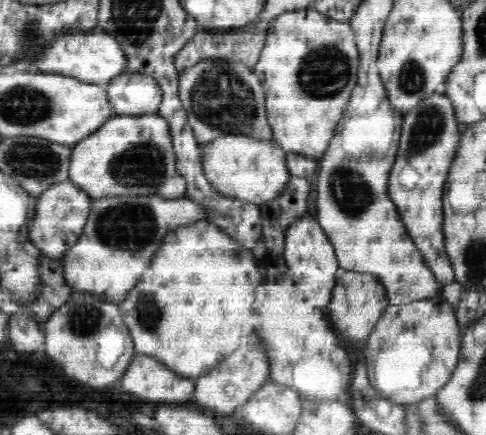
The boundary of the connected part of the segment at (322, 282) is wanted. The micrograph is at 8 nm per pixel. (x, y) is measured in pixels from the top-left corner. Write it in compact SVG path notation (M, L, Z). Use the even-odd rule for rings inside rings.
M314 218L298 219L298 224L294 228L289 228L285 234L285 248L283 260L288 270L292 272L292 278L296 284L302 284L302 288L307 288L306 296L311 300L310 304L328 305L333 296L333 288L337 284L337 277L341 272L337 263L336 249L333 247L329 236Z

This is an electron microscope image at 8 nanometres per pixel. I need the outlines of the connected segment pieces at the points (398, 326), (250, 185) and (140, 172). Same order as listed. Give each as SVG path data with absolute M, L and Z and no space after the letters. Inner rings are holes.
M442 295L411 304L388 306L385 315L380 318L374 331L366 339L366 350L364 350L365 366L378 395L391 400L393 404L412 404L433 398L450 381L458 366L462 336L457 314Z
M226 135L201 148L203 171L208 182L222 196L244 200L259 206L276 199L288 186L292 173L289 172L286 155L285 149L280 148L274 140L258 140L244 135Z
M158 113L147 115L114 115L96 132L70 146L72 158L69 164L69 180L84 189L92 199L118 195L154 196L158 187L177 174L177 155L173 149L169 121Z

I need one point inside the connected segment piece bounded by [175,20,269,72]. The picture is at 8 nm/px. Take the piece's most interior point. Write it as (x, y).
(245, 47)

